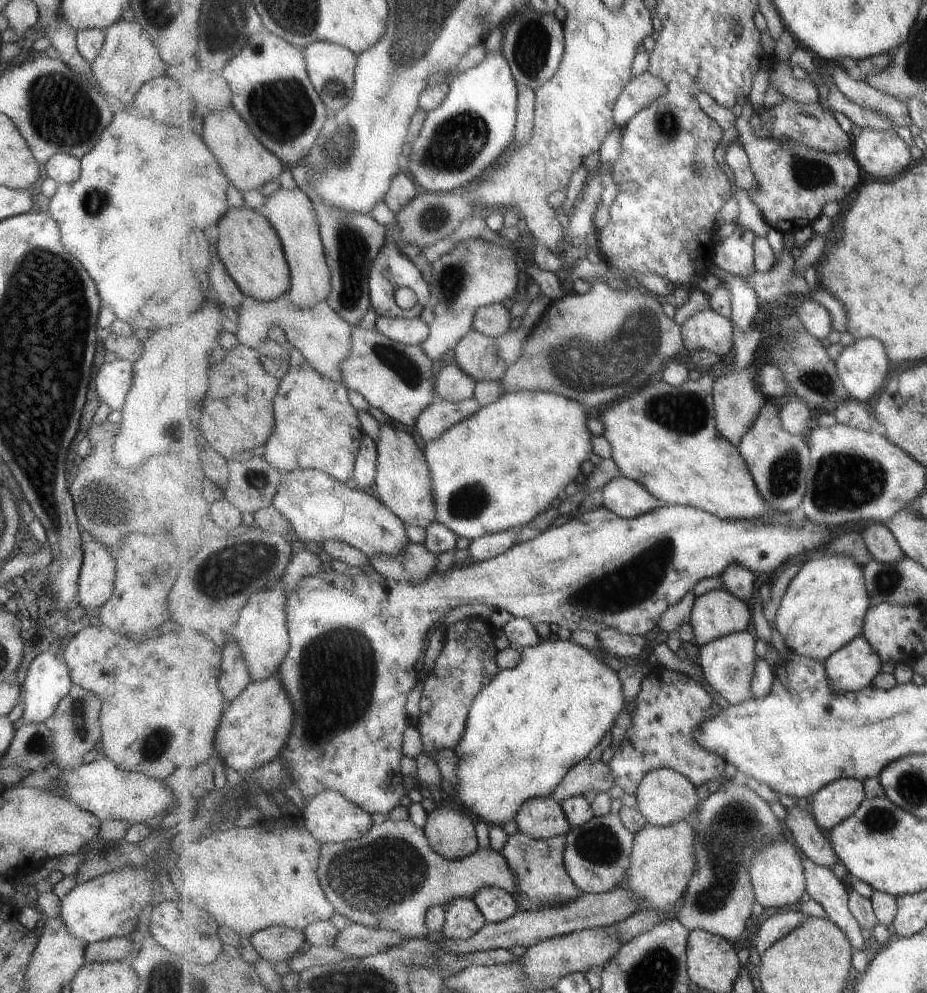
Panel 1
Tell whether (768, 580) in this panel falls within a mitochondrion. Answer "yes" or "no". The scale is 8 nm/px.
no

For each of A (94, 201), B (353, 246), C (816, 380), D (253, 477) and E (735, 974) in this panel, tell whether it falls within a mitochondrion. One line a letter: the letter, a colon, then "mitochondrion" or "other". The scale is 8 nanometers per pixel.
A: mitochondrion
B: mitochondrion
C: mitochondrion
D: other
E: other

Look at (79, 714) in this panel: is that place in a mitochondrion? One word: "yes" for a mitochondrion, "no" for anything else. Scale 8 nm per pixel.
yes

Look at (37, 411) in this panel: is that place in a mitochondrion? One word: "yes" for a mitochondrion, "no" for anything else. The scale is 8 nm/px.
yes

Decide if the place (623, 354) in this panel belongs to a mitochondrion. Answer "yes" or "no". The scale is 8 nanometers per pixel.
yes

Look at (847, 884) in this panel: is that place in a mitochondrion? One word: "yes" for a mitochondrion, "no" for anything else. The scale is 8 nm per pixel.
no

